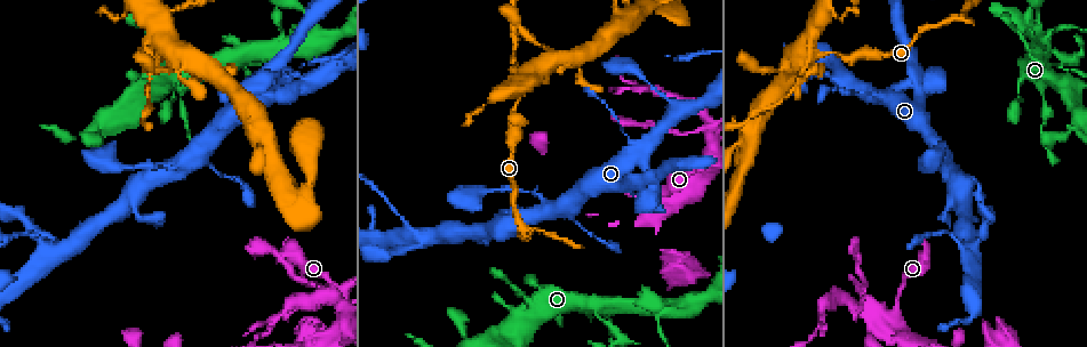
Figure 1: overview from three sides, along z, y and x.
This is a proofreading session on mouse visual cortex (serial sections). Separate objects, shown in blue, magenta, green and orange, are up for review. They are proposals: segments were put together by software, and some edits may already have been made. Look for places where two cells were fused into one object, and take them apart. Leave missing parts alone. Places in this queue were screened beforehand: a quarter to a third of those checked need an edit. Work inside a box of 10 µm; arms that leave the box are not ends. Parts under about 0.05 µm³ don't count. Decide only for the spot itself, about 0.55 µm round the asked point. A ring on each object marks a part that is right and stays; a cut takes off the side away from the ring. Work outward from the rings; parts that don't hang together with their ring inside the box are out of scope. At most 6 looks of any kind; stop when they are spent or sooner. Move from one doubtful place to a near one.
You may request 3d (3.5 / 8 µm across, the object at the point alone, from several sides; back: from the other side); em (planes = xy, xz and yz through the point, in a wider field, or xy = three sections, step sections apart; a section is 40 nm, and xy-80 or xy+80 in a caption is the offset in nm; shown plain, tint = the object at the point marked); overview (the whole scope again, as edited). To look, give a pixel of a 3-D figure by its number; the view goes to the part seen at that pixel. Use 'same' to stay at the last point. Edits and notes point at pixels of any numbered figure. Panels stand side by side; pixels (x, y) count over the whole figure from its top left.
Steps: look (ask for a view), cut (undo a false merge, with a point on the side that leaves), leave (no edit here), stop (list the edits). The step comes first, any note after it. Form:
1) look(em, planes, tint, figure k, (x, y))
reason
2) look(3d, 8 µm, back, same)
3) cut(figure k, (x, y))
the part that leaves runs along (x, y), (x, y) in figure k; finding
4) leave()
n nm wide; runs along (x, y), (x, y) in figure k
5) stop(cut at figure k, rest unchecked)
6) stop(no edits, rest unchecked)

look(3d, 8 µm, figure 1, (698, 131))
calibre changes

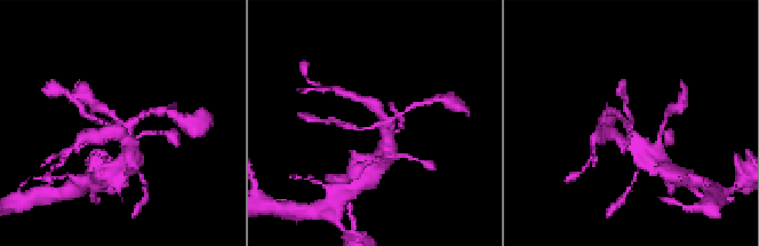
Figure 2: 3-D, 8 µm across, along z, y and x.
look(em, planes, tint, same)

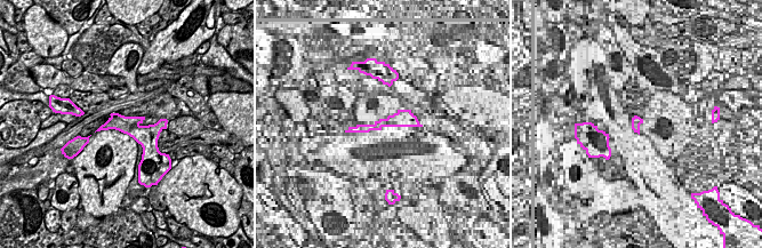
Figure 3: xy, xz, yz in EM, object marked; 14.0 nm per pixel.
leave()
280 nm wide; runs along (163, 122), (155, 129), (104, 127) in figure 3; all the same cell

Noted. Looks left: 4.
look(3d, 8 µm, figure 1, (575, 222))
calibre changes

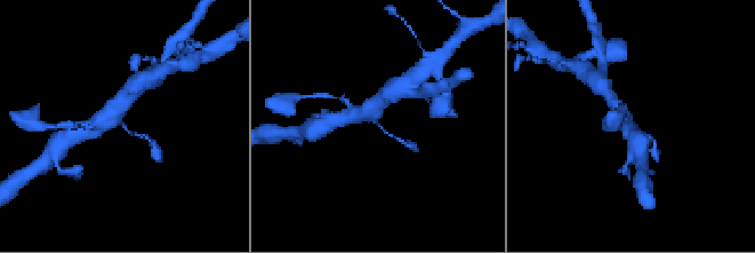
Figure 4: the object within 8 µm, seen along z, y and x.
look(em, xy, step 2, tint, same)
need the tissue

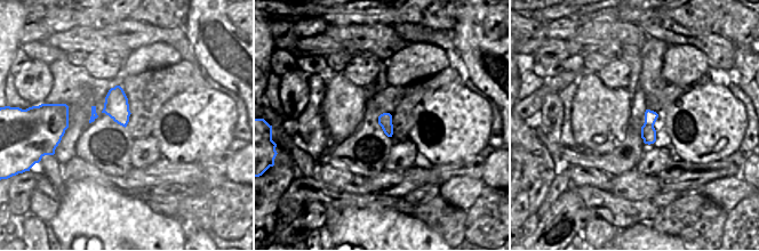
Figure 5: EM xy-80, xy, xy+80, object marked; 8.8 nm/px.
leave()
runs along (616, 104), (629, 121), (652, 139) in figure 4; continuous, no second cell

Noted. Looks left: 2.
look(3d, 3.5 µm, figure 1, (648, 88))
thick turns thin

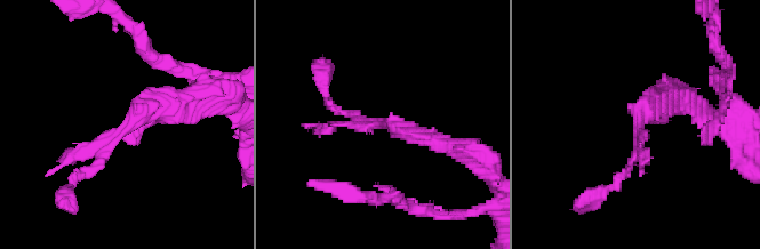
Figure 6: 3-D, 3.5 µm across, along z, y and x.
look(em, xy, step 1, tint, figure 6, (377, 126))
now the EM

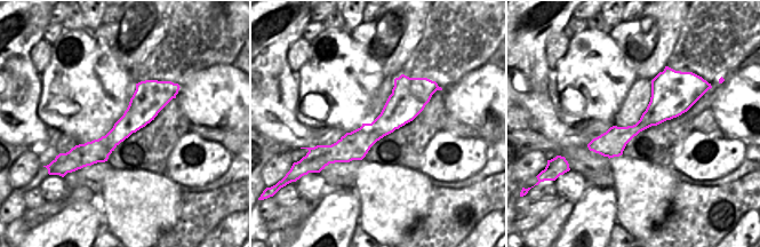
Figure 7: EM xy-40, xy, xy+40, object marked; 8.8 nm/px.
leave()
runs along (185, 95), (146, 106), (73, 183) in figure 6; continuous, no second cell

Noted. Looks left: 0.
stop(no edits, rest unchecked)

